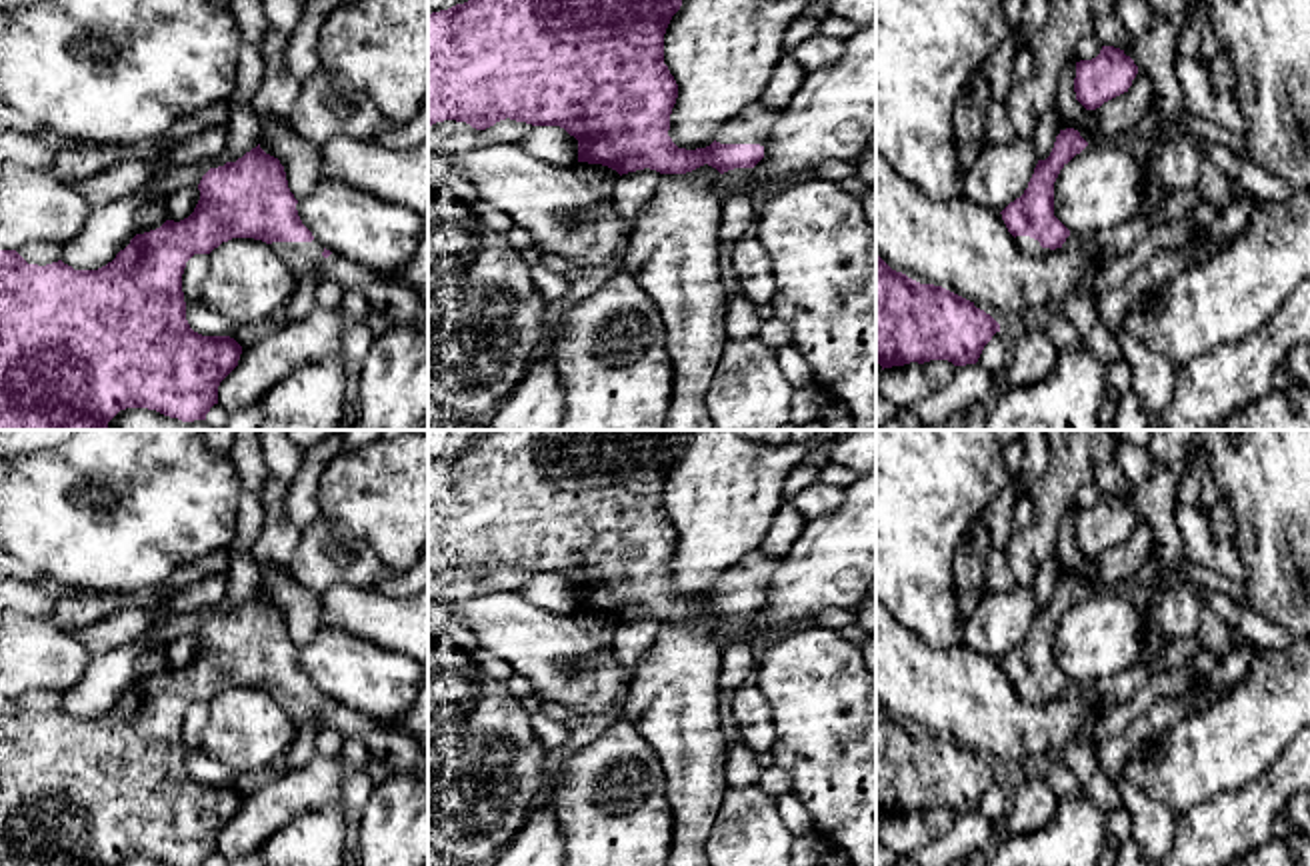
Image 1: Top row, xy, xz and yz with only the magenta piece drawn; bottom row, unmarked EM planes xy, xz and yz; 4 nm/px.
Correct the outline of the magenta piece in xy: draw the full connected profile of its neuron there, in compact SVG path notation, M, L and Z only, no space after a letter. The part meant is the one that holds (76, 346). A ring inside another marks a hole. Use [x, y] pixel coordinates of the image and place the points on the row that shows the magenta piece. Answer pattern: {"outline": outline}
{"outline": "M260 144L246 152L236 162L226 162L224 166L210 168L200 184L200 200L194 212L180 220L166 220L160 228L136 234L130 244L116 254L112 262L98 270L74 270L62 260L38 266L28 264L16 250L0 250L0 430L108 430L108 422L126 408L148 408L156 410L164 416L178 418L182 422L206 420L206 414L214 404L218 404L218 386L220 382L238 366L242 346L230 336L202 336L194 332L186 320L186 302L182 292L182 274L186 262L194 254L210 254L222 242L232 238L254 238L270 244L282 260L290 266L296 280L304 280L306 276L314 276L322 282L334 282L344 290L358 290L364 294L368 304L380 312L392 328L400 326L416 326L428 332L428 300L420 298L406 282L400 272L386 272L378 268L368 268L364 264L356 264L344 256L332 254L322 244L318 244L312 232L302 224L296 204L298 200L288 188L284 166L278 158L266 154Z"}

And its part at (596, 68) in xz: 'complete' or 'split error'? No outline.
split error

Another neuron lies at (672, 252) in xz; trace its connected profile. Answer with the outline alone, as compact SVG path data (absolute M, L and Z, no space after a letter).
M704 164L686 174L662 174L652 198L632 222L624 270L654 298L666 326L672 362L672 402L664 430L714 430L706 392L726 342L728 294L720 276L722 174Z

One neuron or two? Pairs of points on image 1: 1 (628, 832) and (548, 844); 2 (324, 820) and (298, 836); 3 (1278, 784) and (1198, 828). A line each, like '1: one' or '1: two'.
1: two
2: one
3: one

